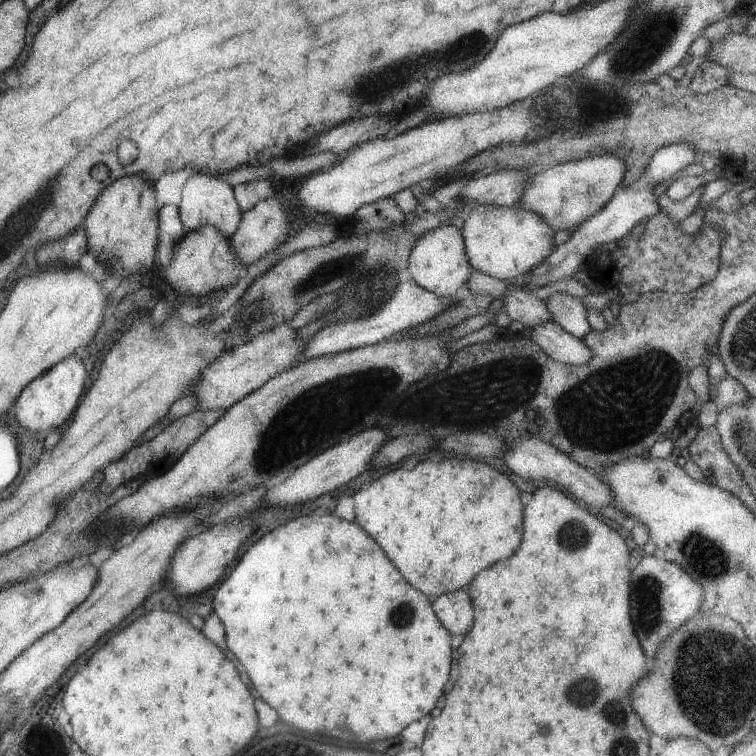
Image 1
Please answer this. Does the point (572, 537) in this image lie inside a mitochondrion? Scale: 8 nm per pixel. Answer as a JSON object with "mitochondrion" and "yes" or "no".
{"mitochondrion":"yes"}

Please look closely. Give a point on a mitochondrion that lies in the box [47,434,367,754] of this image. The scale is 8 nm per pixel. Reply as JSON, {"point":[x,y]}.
{"point":[259,462]}

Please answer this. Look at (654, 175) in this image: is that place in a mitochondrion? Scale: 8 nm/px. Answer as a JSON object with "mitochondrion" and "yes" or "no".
{"mitochondrion":"no"}

